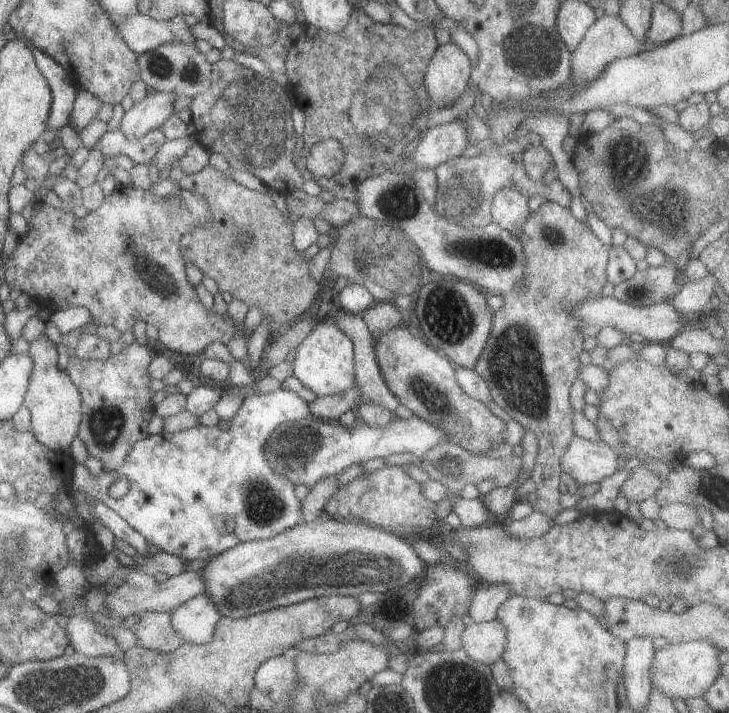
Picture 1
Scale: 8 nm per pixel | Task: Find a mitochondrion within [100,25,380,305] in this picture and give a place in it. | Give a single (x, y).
(243, 123)

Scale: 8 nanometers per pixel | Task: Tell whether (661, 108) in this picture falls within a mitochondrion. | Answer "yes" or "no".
no

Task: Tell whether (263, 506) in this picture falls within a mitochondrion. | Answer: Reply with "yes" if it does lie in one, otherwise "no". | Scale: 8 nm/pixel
yes

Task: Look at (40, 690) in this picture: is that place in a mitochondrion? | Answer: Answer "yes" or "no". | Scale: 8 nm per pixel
yes

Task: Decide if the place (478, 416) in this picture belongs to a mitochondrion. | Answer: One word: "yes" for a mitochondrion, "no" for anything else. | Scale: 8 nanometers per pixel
no

